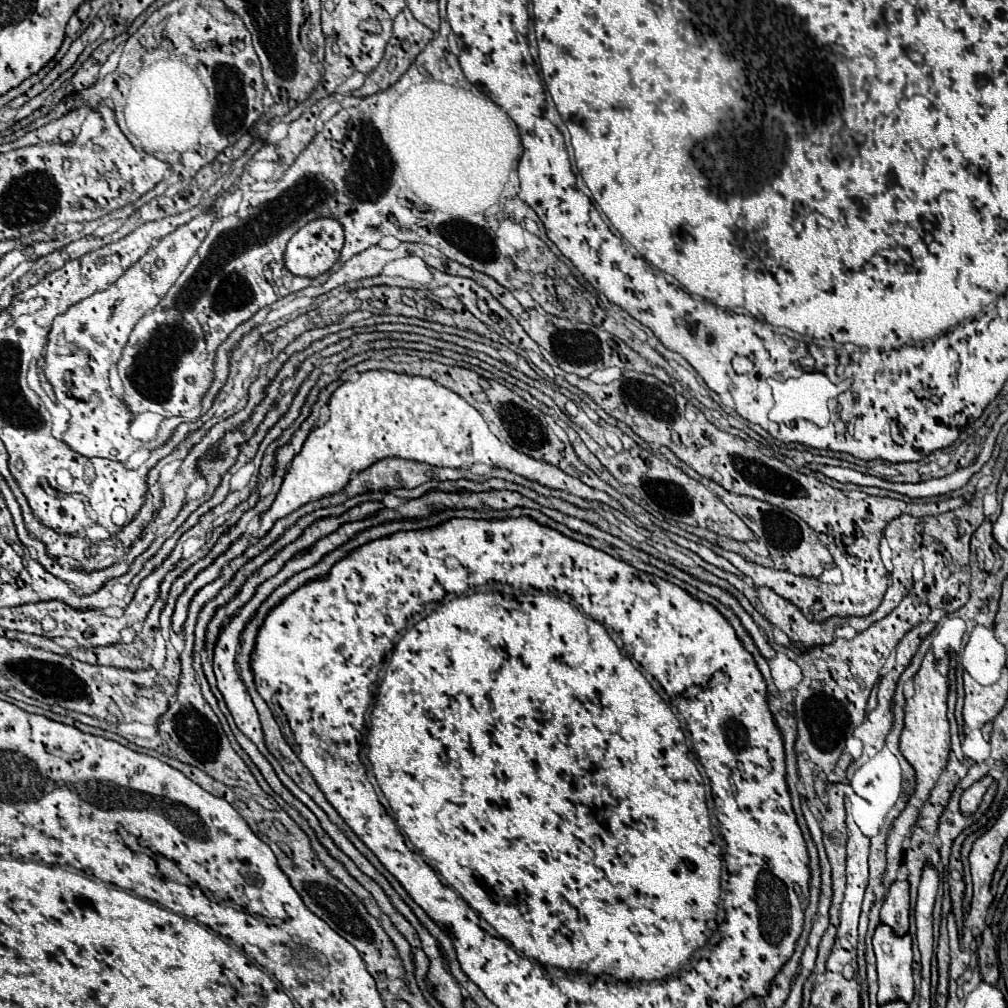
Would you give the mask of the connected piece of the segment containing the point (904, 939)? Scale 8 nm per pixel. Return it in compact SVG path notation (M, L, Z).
M878 923L872 937L876 961L878 961L878 985L880 991L877 1000L880 1005L892 999L912 1001L914 985L912 985L912 937L896 935L894 929L886 923Z

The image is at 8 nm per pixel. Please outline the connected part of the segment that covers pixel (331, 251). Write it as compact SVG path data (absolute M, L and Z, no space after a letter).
M322 217L306 223L288 243L284 263L286 269L294 275L302 277L318 277L320 273L326 273L340 257L340 251L344 247L344 229L334 217Z

